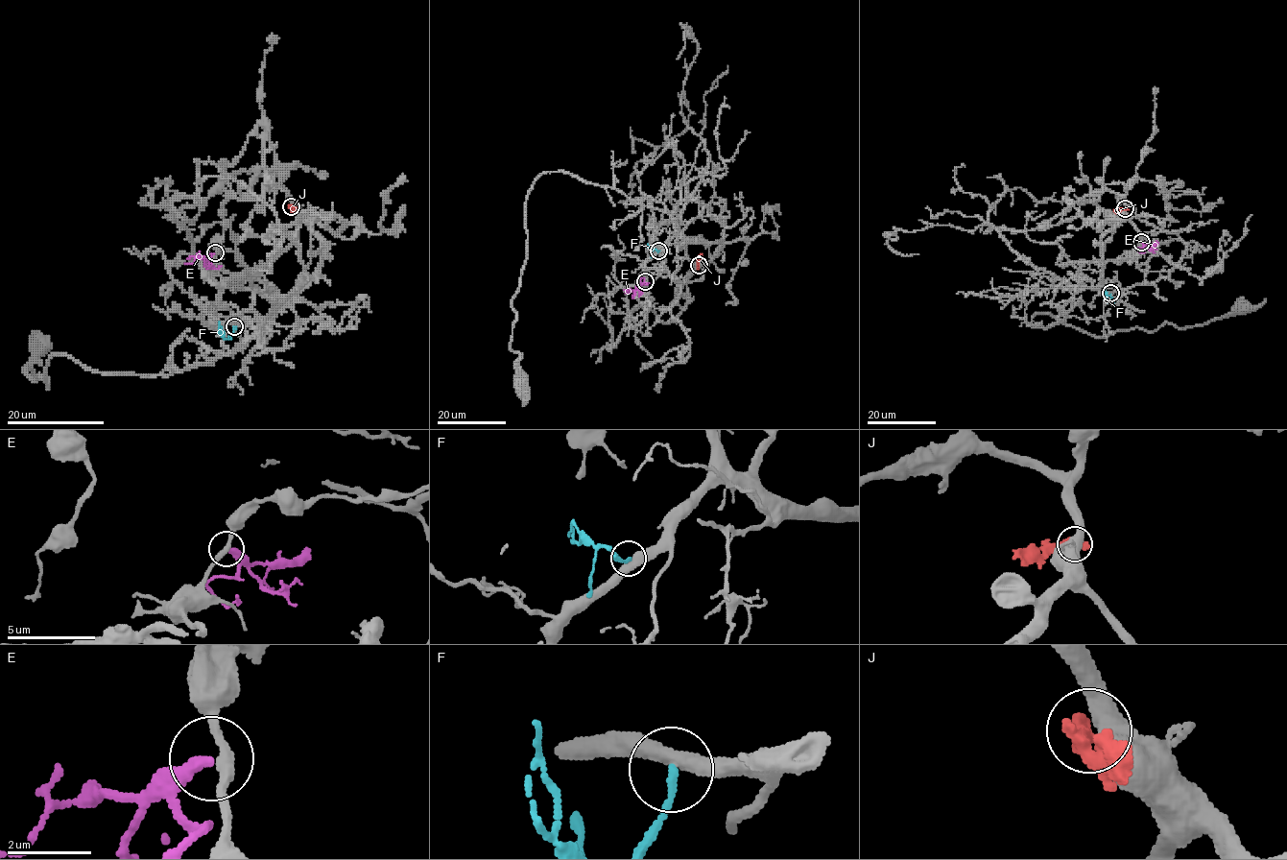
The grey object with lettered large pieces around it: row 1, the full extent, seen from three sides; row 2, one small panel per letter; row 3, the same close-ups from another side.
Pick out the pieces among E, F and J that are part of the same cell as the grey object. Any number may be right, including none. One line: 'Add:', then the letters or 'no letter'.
Add: F

